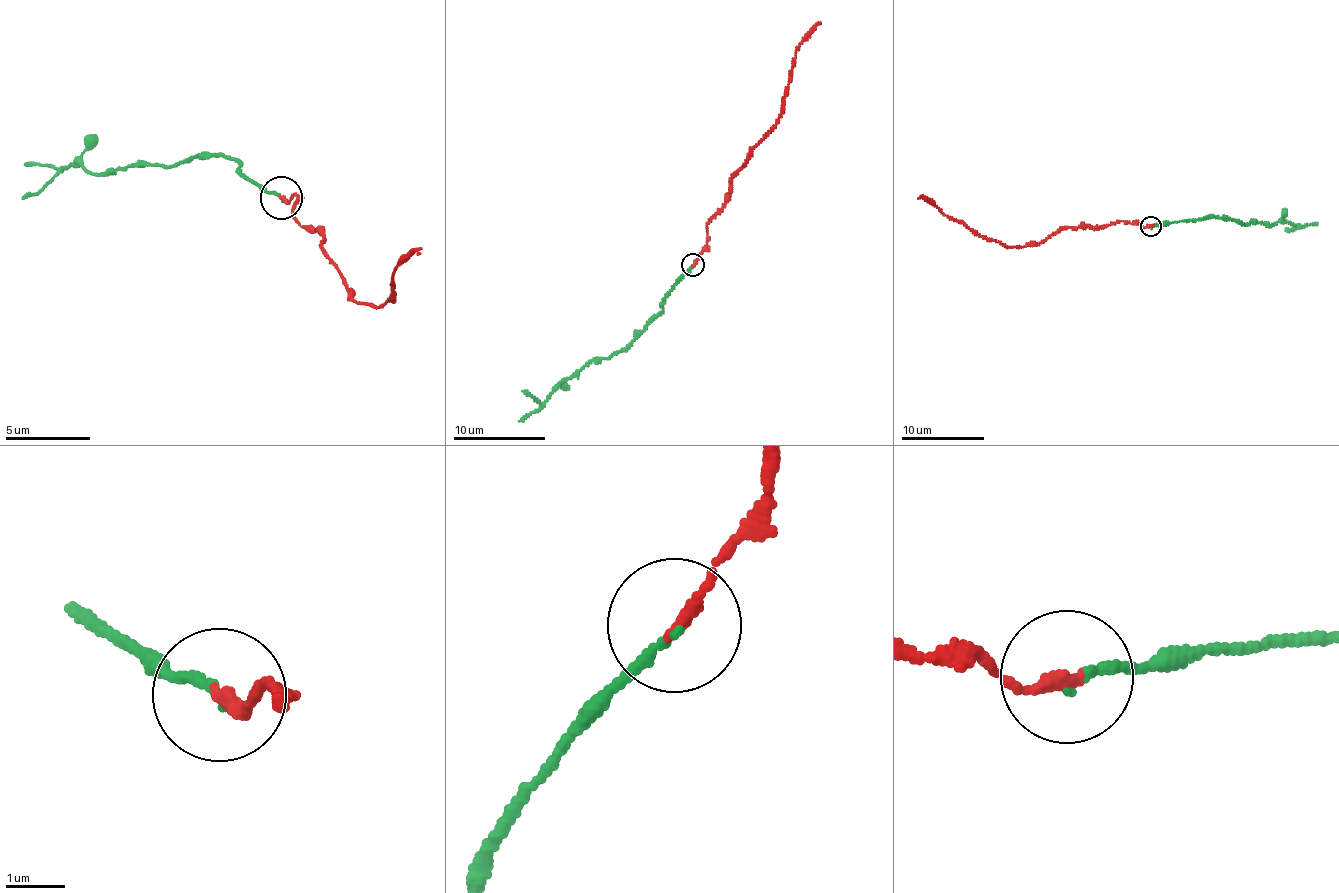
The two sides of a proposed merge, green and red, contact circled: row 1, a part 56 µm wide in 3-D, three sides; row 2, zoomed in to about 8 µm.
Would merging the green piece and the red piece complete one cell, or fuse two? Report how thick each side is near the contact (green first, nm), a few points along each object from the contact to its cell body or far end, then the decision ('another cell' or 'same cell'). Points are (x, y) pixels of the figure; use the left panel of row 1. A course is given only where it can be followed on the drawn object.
calibres 120 and 240 nm; course green (284, 198), (241, 173), (241, 164), (203, 150), (186, 162), (101, 173), (77, 162), (23, 164); course red (280, 198), (299, 200), (291, 214), (318, 230), (349, 295), (376, 309), (393, 299), (391, 274), (422, 254); same cell

